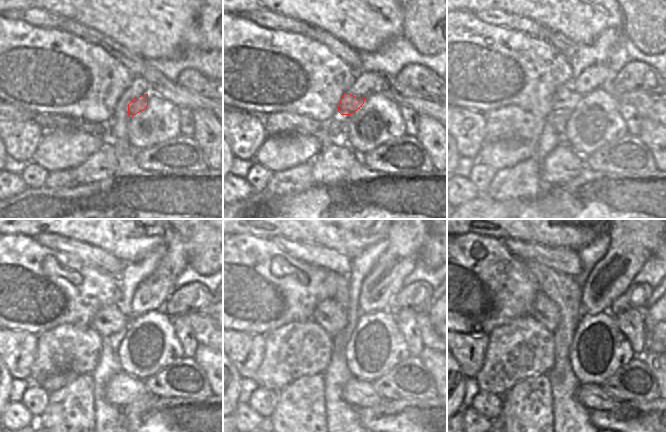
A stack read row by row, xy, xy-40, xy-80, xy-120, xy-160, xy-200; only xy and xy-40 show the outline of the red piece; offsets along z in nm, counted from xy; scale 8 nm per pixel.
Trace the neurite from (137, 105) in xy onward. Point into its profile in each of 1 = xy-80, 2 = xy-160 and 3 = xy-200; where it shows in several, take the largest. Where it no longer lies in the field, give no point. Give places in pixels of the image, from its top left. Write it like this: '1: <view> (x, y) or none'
1: xy-80 (565, 98)
2: xy-160 (332, 317)
3: xy-200 (545, 311)

